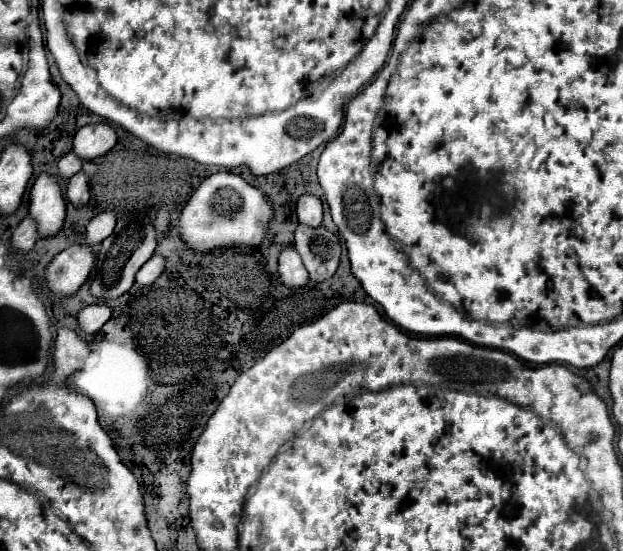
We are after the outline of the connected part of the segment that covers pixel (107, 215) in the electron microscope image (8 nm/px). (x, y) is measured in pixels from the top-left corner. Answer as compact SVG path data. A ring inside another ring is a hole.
M101 211L101 213L97 213L89 221L89 225L87 225L87 233L85 233L87 235L87 243L89 245L101 243L107 235L111 235L111 231L115 227L115 221L117 221L117 217L115 217L113 211Z

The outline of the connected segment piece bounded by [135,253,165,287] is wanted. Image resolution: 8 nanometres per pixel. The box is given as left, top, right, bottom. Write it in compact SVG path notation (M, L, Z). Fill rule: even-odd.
M155 253L151 257L151 261L147 261L147 265L143 265L143 269L139 269L137 277L135 277L135 283L141 285L141 287L149 287L165 269L165 257Z

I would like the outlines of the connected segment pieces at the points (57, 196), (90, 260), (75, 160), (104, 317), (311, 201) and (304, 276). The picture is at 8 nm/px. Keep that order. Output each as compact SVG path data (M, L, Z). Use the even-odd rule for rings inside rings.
M41 173L29 193L29 215L39 225L39 237L55 235L65 219L65 199L55 177Z
M71 245L61 251L45 269L47 287L55 295L75 293L95 267L95 251L89 245Z
M67 153L59 159L59 175L69 179L73 177L77 171L81 171L81 165L83 165L83 159L81 157L75 157L75 153Z
M101 301L87 305L87 307L81 309L79 315L77 315L79 327L81 327L85 333L97 333L97 331L109 321L109 317L111 317L111 309L109 309L105 303L101 303Z
M301 195L297 201L297 217L299 223L309 227L319 227L323 221L323 205L315 195Z
M285 247L279 255L279 275L283 279L283 283L291 289L303 287L309 281L309 273L299 257L299 253L295 251L295 247Z

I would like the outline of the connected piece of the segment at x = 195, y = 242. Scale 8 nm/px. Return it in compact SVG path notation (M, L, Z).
M219 171L201 181L197 191L187 201L179 217L179 233L193 251L201 253L211 253L213 249L229 245L259 245L271 213L273 209L259 189L251 187L245 179L231 171Z

